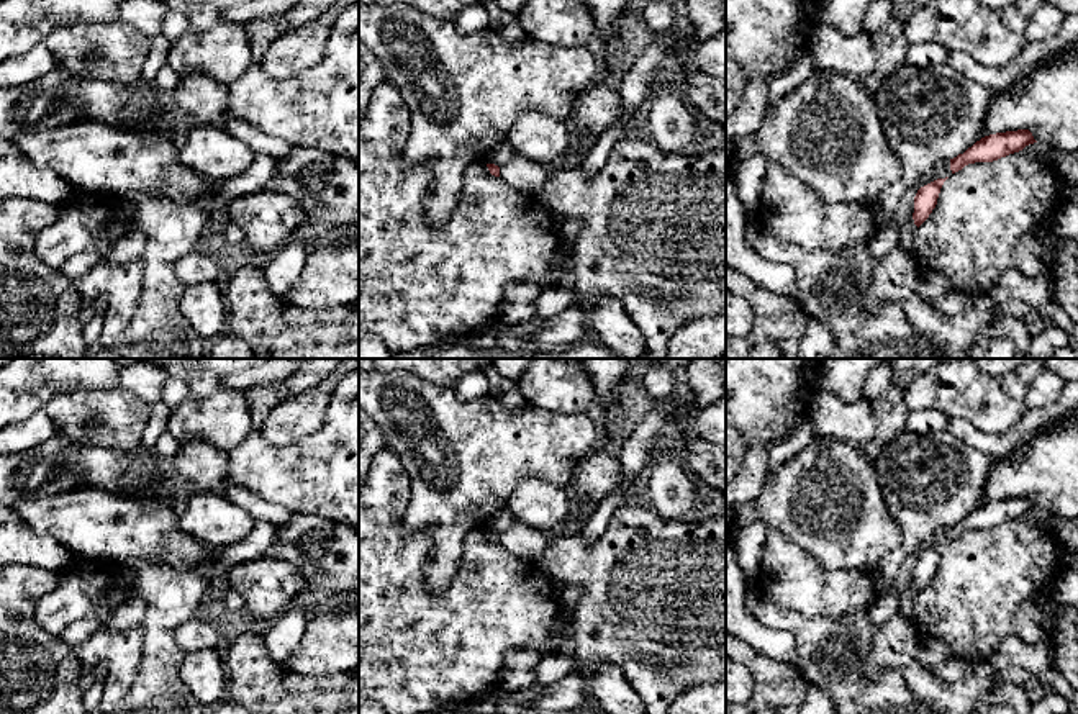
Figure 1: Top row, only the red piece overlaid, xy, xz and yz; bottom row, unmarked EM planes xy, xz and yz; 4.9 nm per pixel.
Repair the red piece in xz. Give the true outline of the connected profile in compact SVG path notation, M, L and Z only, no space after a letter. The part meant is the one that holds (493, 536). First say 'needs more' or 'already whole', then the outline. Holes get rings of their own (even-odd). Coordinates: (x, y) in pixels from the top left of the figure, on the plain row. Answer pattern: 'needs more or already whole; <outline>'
needs more; M501 508L487 521L487 534L491 542L500 544L500 534L505 532L514 522L513 514Z

